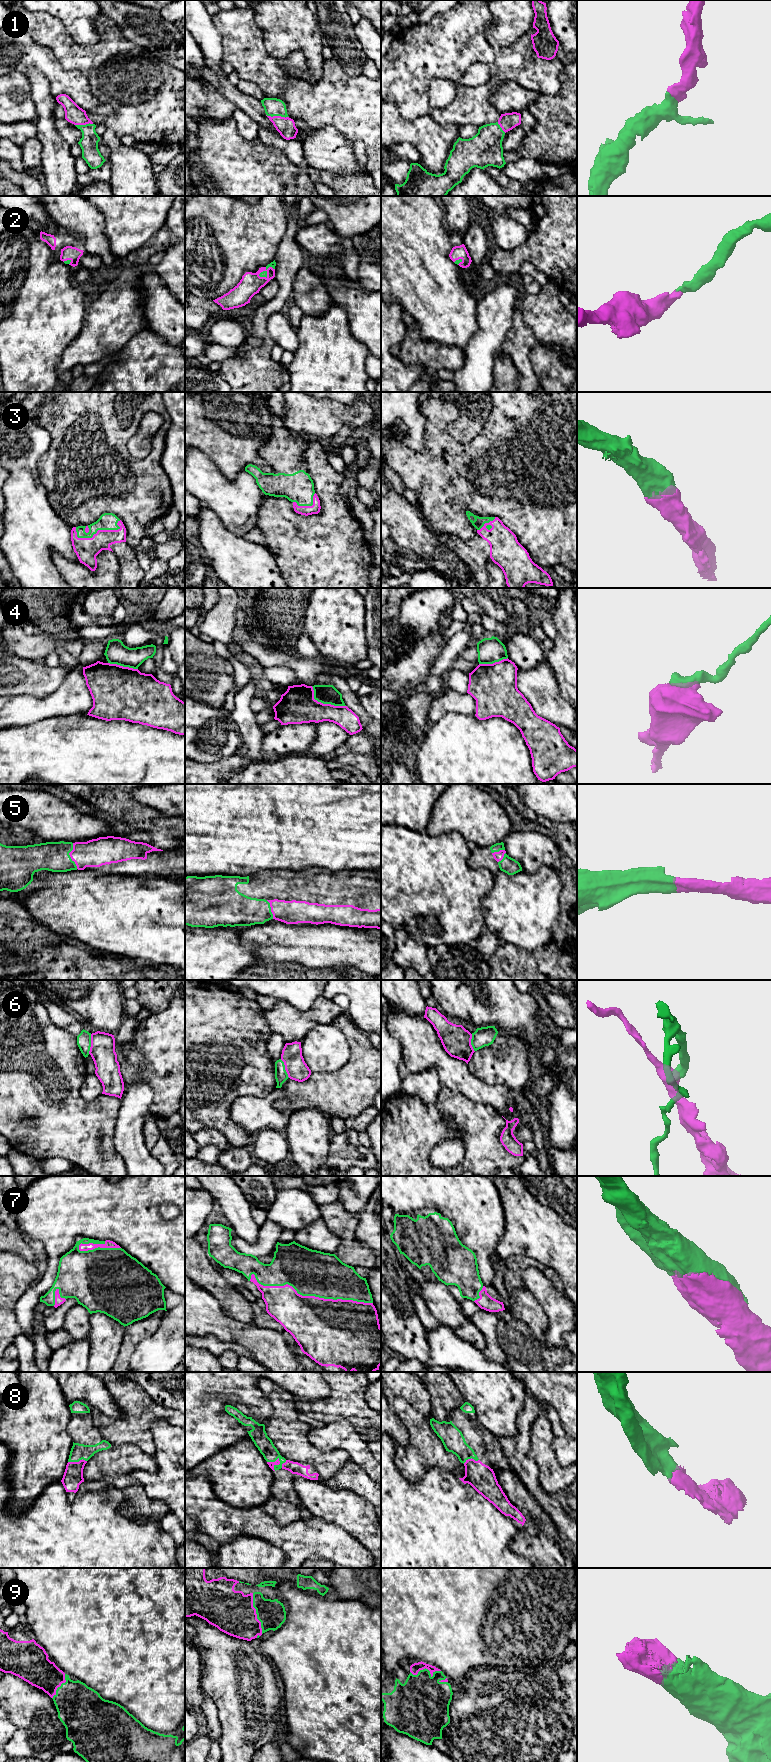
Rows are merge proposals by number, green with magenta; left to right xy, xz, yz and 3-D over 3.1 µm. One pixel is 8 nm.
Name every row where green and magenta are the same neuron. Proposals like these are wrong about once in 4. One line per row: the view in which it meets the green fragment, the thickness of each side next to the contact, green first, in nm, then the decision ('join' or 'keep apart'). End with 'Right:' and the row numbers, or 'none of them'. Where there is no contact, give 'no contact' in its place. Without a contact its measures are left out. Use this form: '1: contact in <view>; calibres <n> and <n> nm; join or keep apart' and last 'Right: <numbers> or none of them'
1: contact in xz; calibres 140 and 150 nm; join
2: contact in xz; calibres 50 and 170 nm; join
3: contact in xy; calibres 140 and 190 nm; join
4: contact in xz; calibres 160 and 300 nm; keep apart
5: contact in xy; calibres 240 and 220 nm; join
6: contact in xy; calibres 110 and 200 nm; keep apart
7: contact in xz; calibres 360 and 440 nm; join
8: contact in xz; calibres 130 and 50 nm; join
9: contact in xz; calibres 220 and 340 nm; join
Right: 1, 2, 3, 5, 7, 8, 9

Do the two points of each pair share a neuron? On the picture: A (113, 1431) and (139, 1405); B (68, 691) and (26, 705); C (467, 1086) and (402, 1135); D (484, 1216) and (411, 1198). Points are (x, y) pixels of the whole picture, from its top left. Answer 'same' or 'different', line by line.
A: same
B: same
C: different
D: same

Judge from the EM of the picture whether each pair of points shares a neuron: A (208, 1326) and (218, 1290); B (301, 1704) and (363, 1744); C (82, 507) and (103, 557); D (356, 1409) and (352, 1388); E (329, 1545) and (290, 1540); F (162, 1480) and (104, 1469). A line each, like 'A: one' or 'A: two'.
A: two
B: one
C: two
D: one
E: one
F: two

